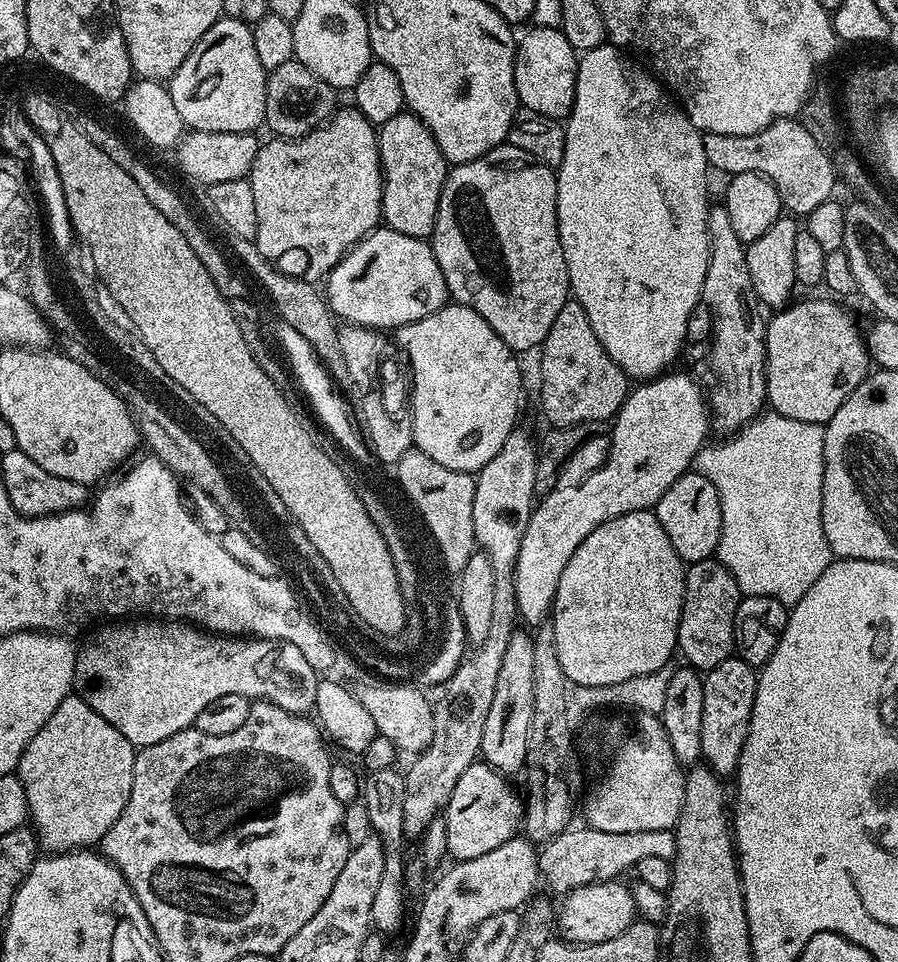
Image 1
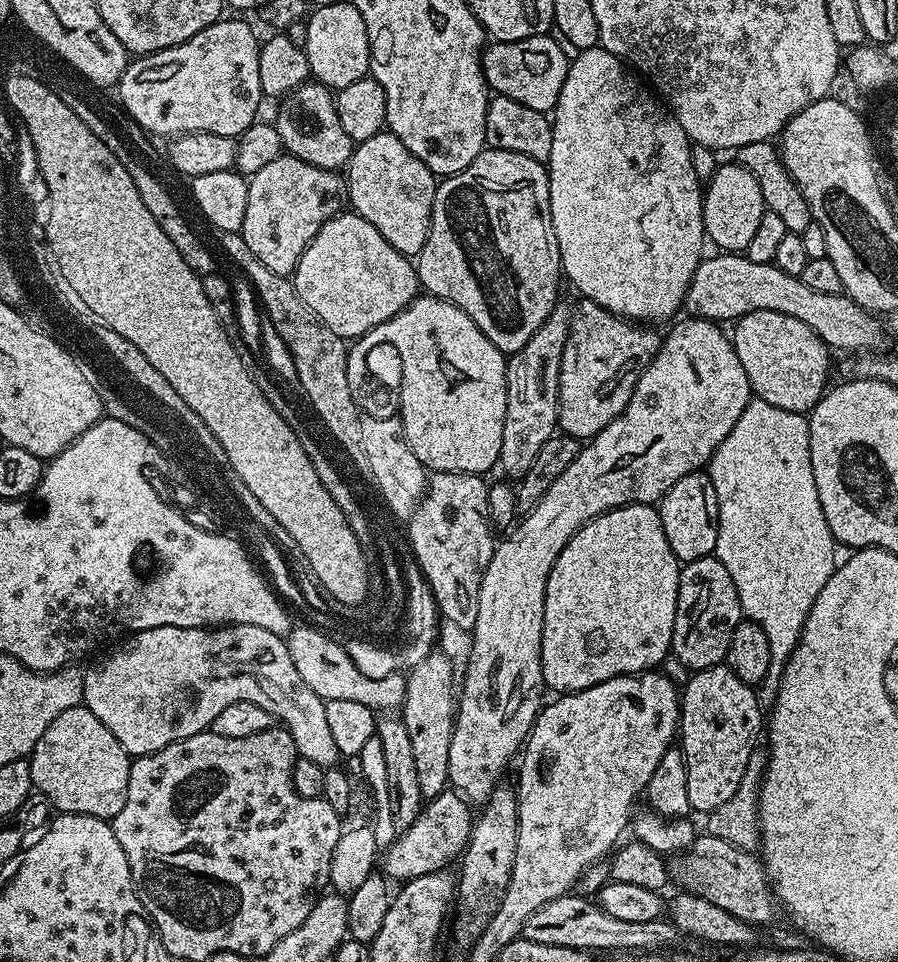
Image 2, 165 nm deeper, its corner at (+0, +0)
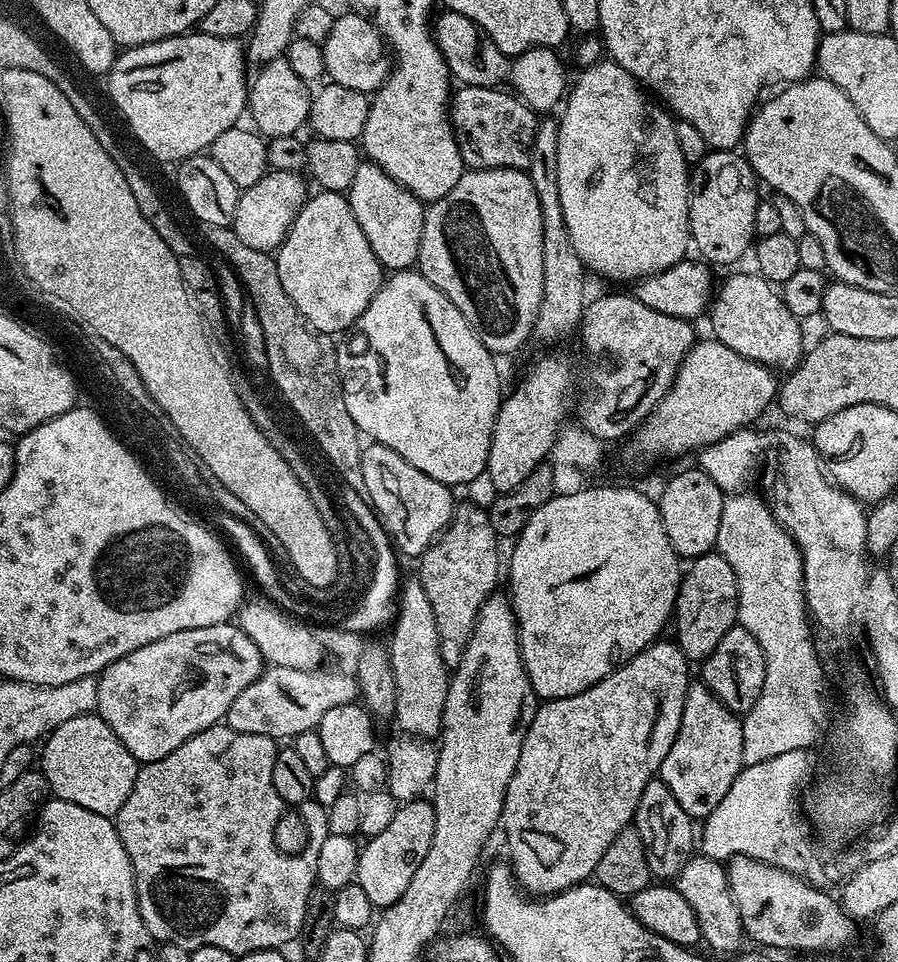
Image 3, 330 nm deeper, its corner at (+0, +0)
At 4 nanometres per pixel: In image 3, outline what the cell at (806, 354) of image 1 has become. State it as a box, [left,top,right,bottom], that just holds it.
[710,272,806,370]

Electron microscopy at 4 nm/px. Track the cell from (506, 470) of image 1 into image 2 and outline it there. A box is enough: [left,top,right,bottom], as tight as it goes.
[499,303,572,478]

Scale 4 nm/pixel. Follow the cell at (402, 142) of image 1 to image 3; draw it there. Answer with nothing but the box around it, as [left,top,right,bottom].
[346,162,426,273]

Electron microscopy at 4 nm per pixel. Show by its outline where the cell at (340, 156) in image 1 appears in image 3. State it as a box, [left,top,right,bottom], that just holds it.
[230,170,310,252]

